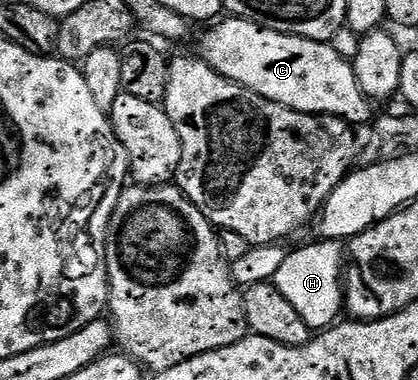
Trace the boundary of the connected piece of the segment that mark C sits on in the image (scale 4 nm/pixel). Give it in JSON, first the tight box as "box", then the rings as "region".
{"box":[199,17,371,125],"region":[[[236,17],[222,18],[210,27],[213,28],[201,39],[199,58],[215,69],[215,73],[242,83],[247,89],[287,109],[312,115],[334,115],[350,125],[370,122],[371,103],[363,89],[359,89],[352,62],[339,57],[332,42],[320,43],[279,33]]]}

